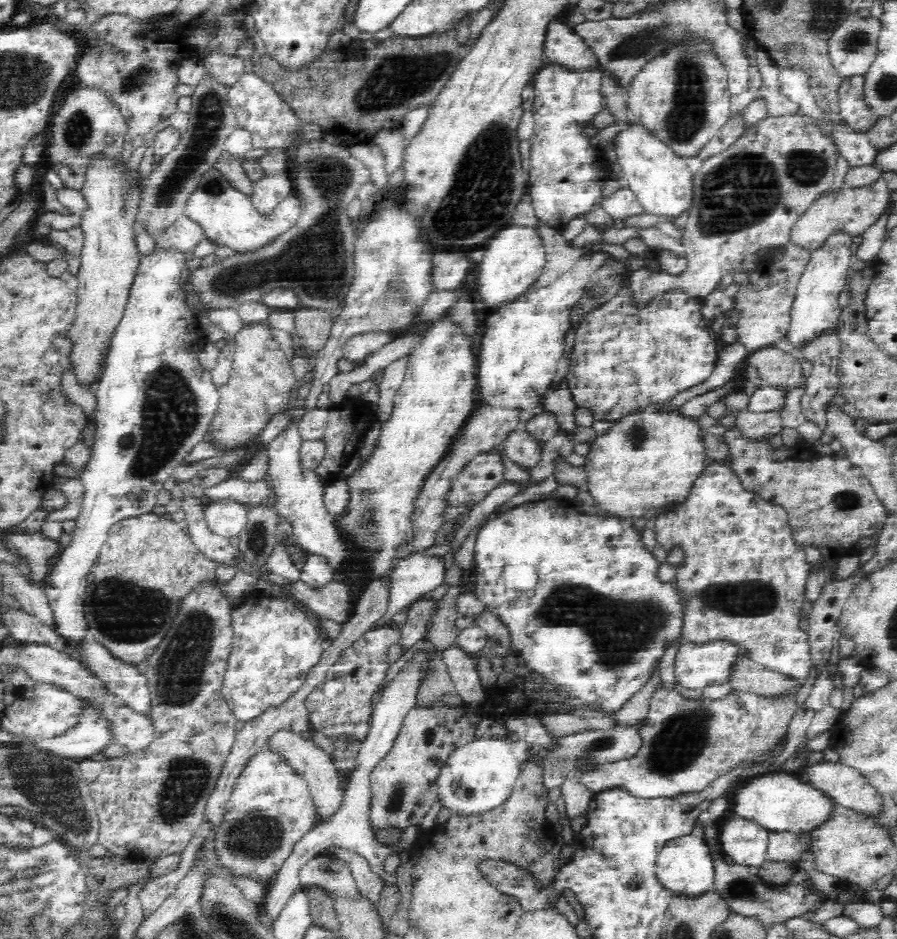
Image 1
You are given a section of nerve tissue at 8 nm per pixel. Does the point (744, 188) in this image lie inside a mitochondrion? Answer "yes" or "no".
yes

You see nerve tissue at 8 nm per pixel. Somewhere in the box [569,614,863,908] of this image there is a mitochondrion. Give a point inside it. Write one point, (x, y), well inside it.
(676, 744)

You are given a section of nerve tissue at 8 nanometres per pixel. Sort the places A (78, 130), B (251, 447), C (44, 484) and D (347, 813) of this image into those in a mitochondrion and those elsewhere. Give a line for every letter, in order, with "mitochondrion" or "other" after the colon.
A: mitochondrion
B: other
C: other
D: other

